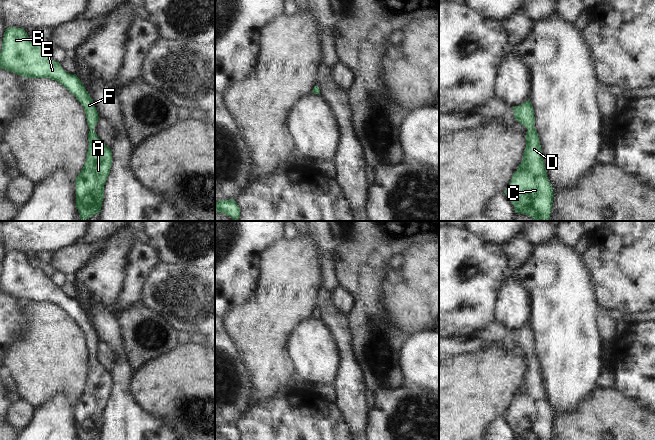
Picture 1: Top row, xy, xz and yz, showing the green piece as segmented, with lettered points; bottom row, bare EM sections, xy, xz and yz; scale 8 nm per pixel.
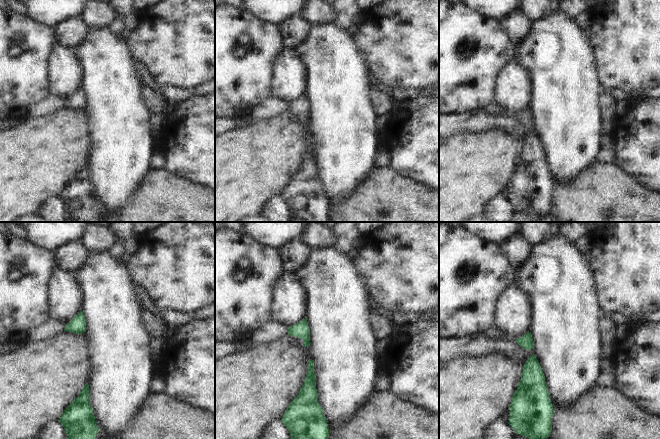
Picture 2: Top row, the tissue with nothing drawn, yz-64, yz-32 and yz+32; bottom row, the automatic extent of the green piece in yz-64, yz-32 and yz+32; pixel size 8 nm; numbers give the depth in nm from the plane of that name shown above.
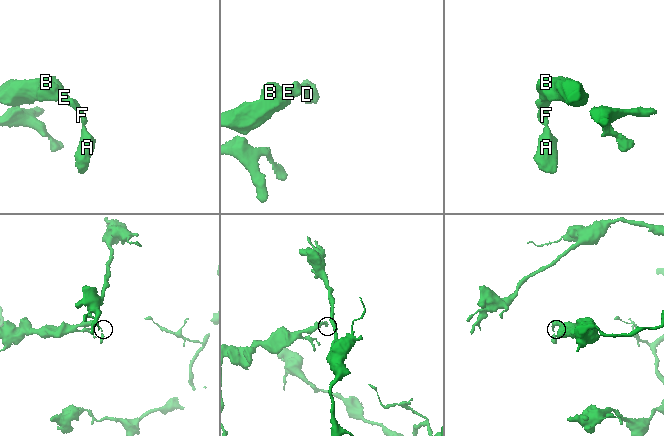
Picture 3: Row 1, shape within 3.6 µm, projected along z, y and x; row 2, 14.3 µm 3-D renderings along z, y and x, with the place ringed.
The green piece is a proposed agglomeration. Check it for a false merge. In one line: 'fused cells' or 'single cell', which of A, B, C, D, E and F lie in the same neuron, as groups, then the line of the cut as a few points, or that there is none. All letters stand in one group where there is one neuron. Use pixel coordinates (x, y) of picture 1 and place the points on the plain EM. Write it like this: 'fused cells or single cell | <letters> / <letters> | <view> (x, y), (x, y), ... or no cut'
single cell | A B C D E F | no cut

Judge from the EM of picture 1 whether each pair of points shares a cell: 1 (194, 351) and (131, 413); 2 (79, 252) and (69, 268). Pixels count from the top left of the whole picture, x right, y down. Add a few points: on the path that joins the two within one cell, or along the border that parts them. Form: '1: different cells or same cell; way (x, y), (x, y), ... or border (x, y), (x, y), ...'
1: different cells; border (131, 382), (134, 399), (159, 418)
2: same cell; way (75, 256), (69, 264)

